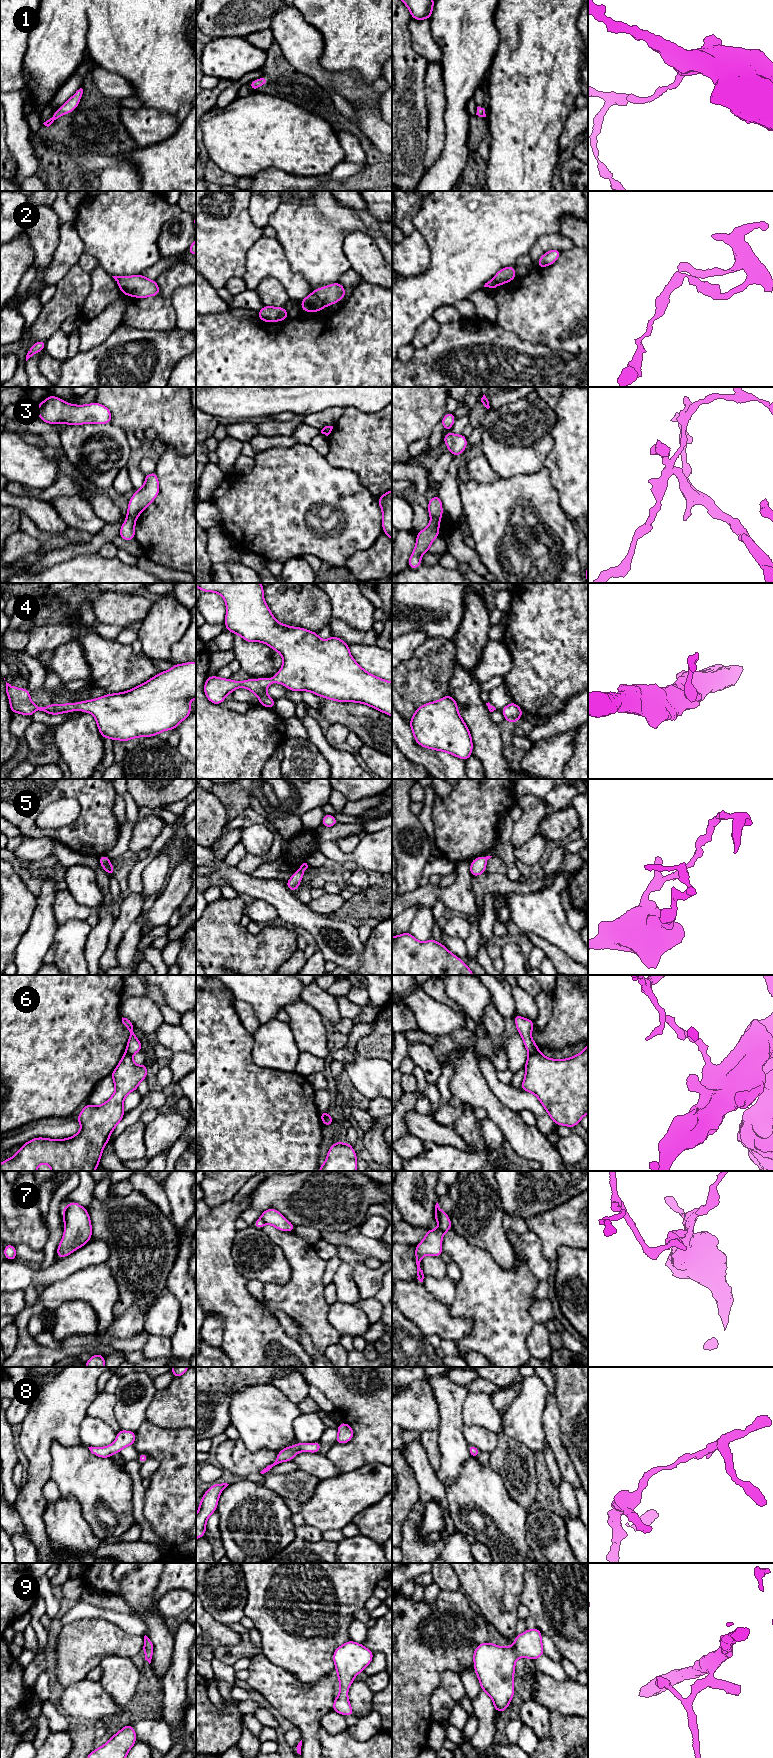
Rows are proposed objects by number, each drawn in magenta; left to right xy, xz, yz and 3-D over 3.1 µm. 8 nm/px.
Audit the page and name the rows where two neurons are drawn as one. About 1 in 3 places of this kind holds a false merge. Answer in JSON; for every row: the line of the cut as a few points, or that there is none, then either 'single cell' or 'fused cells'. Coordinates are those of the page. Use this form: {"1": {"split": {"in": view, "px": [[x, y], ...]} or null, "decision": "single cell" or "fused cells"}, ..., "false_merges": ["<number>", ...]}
{"1": {"split": null, "decision": "single cell"}, "2": {"split": {"in": "xz", "px": [[313, 291], [325, 305]]}, "decision": "fused cells"}, "3": {"split": {"in": "xy", "px": [[127, 516], [135, 519]]}, "decision": "fused cells"}, "4": {"split": null, "decision": "single cell"}, "5": {"split": null, "decision": "single cell"}, "6": {"split": {"in": "yz", "px": [[538, 1050], [529, 1055]]}, "decision": "fused cells"}, "7": {"split": {"in": "yz", "px": [[440, 1210], [440, 1228], [443, 1233]]}, "decision": "fused cells"}, "8": {"split": null, "decision": "single cell"}, "9": {"split": null, "decision": "single cell"}, "false_merges": ["2", "3", "6", "7"]}

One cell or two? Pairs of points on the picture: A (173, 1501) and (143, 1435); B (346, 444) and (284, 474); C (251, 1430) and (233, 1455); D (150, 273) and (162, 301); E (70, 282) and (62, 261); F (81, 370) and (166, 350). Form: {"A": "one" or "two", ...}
{"A": "one", "B": "two", "C": "two", "D": "two", "E": "two", "F": "one"}

